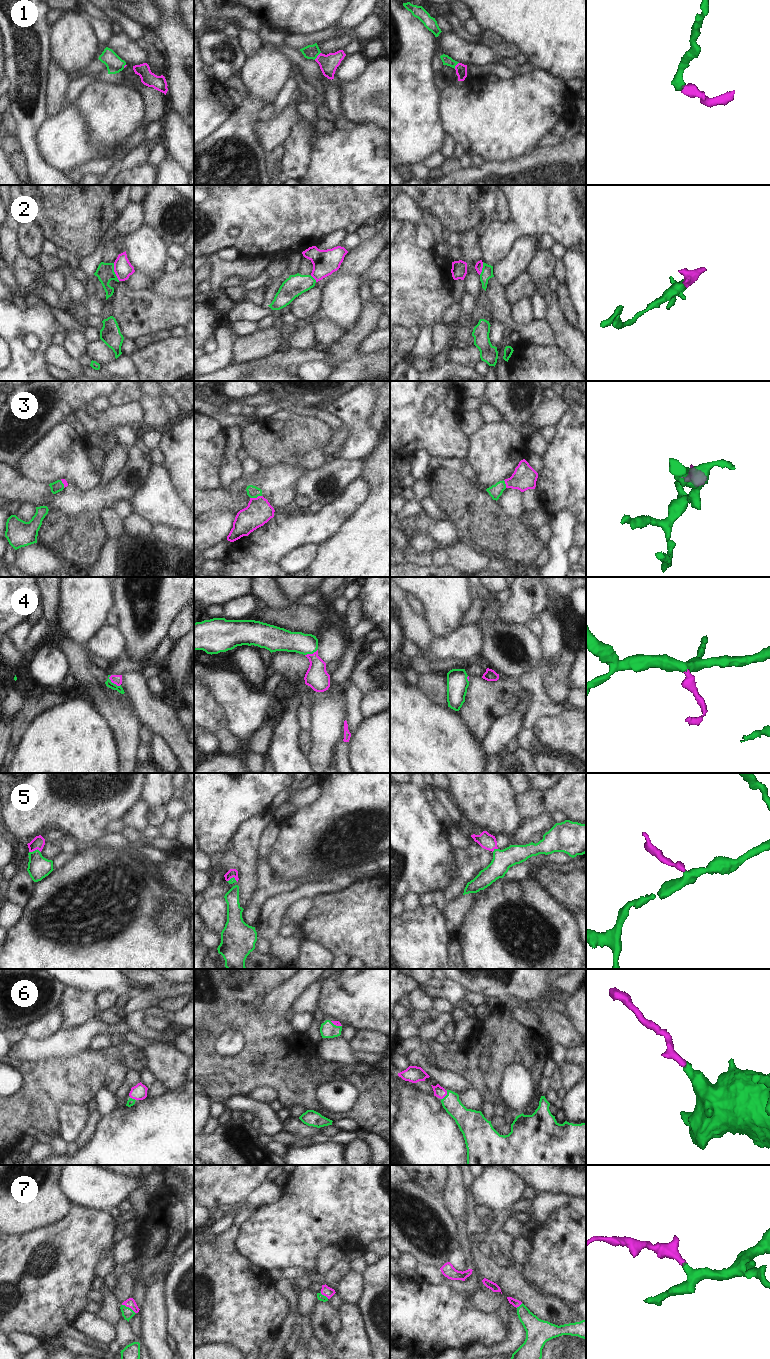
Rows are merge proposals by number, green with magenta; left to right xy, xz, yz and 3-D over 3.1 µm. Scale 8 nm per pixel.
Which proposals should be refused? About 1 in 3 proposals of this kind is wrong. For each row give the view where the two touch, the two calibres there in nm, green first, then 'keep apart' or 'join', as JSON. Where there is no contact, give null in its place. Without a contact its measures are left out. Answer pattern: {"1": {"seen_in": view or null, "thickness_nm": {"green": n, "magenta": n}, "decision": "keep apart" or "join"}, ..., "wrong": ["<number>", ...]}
{"1": {"seen_in": "xz", "thickness_nm": {"green": 110, "magenta": 150}, "decision": "join"}, "2": {"seen_in": "xy", "thickness_nm": {"green": 140, "magenta": 150}, "decision": "keep apart"}, "3": {"seen_in": "xz", "thickness_nm": {"green": 100, "magenta": 200}, "decision": "join"}, "4": {"seen_in": "xy", "thickness_nm": {"green": 50, "magenta": 80}, "decision": "join"}, "5": {"seen_in": "xy", "thickness_nm": {"green": 180, "magenta": 100}, "decision": "join"}, "6": {"seen_in": "yz", "thickness_nm": {"green": 170, "magenta": 90}, "decision": "join"}, "7": {"seen_in": "xy", "thickness_nm": {"green": 90, "magenta": 70}, "decision": "join"}, "wrong": ["2"]}

